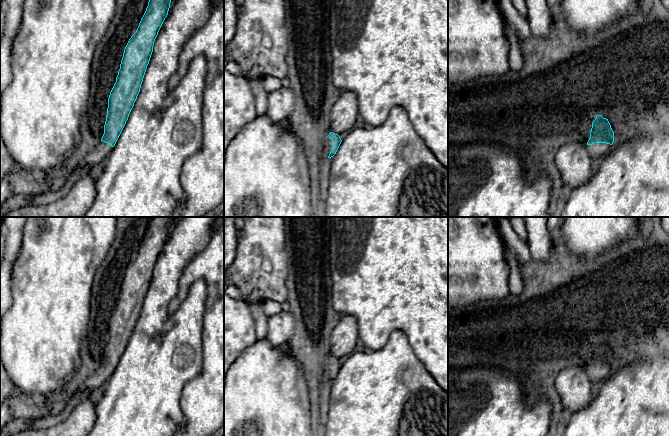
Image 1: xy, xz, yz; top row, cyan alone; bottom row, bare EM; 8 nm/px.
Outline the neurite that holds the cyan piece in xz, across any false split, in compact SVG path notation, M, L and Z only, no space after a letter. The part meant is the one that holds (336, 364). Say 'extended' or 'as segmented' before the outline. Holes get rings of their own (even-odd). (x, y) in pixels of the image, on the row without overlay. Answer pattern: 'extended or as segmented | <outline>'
extended | M330 356L326 361L323 363L323 379L324 381L331 382L333 381L342 364L338 358L335 358L333 356Z

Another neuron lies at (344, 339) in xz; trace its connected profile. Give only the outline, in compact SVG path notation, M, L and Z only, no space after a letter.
M344 315L333 329L330 342L330 355L338 359L361 348L356 318Z

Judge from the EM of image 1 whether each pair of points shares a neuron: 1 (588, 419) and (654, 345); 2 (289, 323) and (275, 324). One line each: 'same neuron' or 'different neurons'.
1: same neuron
2: same neuron

